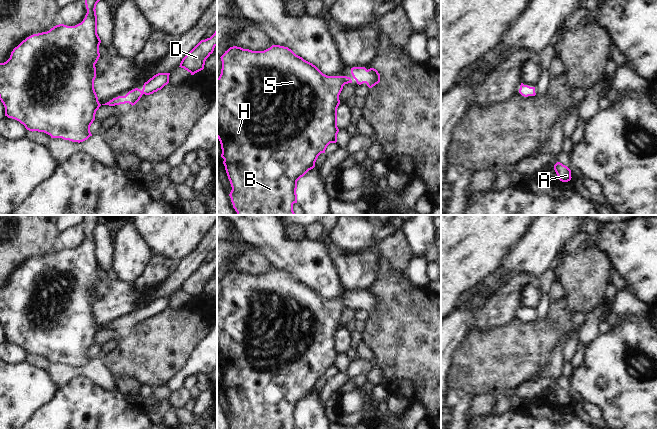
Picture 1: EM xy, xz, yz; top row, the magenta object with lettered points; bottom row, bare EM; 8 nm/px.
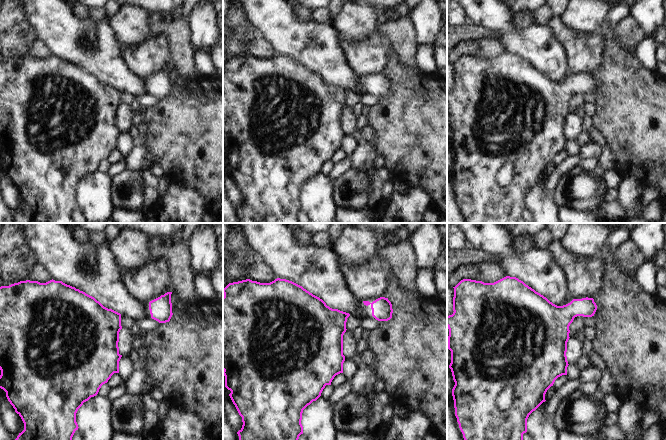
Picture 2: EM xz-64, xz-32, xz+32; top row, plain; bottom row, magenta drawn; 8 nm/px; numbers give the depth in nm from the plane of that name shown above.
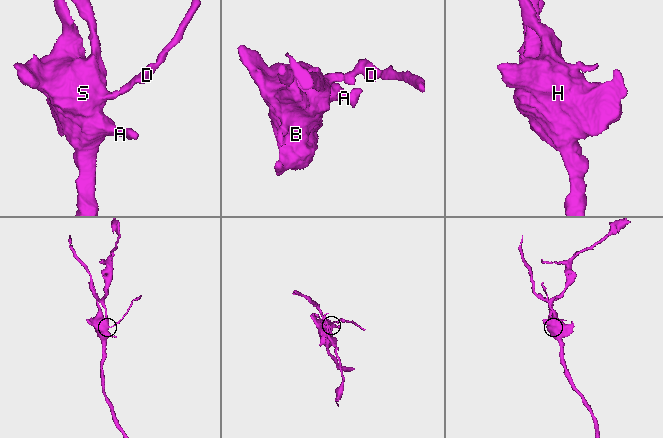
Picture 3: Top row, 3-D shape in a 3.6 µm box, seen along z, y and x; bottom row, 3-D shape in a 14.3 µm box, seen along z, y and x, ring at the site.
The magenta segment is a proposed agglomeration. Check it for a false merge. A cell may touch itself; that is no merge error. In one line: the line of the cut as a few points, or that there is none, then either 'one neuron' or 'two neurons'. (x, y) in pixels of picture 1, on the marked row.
no cut | one neuron

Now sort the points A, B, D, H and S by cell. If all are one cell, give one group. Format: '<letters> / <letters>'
A B D H S

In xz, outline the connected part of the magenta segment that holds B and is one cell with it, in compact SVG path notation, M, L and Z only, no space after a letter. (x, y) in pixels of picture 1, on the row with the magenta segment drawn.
M272 45L264 51L252 51L241 47L230 47L220 57L222 61L221 74L217 78L217 138L220 141L223 164L232 190L229 194L237 215L295 215L293 204L297 203L297 181L309 170L315 167L315 162L321 153L325 153L330 143L337 142L337 108L340 104L339 95L343 86L352 83L347 76L327 76L315 65L296 55L288 47Z

